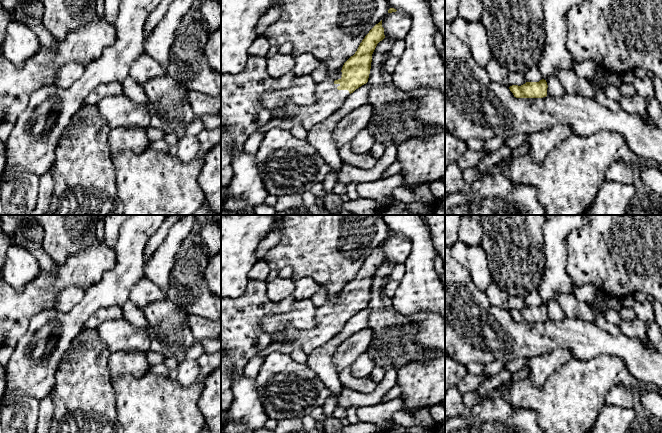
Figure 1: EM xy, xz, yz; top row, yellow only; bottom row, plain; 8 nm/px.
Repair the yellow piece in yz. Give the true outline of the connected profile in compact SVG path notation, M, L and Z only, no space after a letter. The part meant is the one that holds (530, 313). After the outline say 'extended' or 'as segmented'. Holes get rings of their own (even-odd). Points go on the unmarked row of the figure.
M542 303L539 306L526 306L518 310L512 309L510 315L516 322L543 322L547 320L547 306Z; as segmented

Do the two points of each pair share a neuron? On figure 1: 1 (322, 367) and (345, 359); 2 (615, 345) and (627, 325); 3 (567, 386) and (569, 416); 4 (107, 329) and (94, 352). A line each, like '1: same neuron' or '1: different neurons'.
1: different neurons
2: different neurons
3: same neuron
4: different neurons

